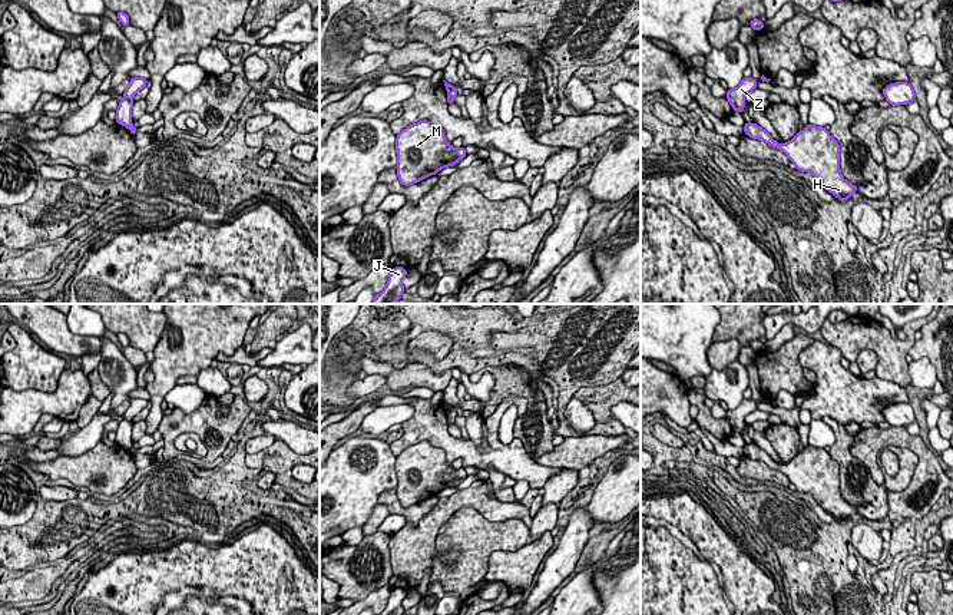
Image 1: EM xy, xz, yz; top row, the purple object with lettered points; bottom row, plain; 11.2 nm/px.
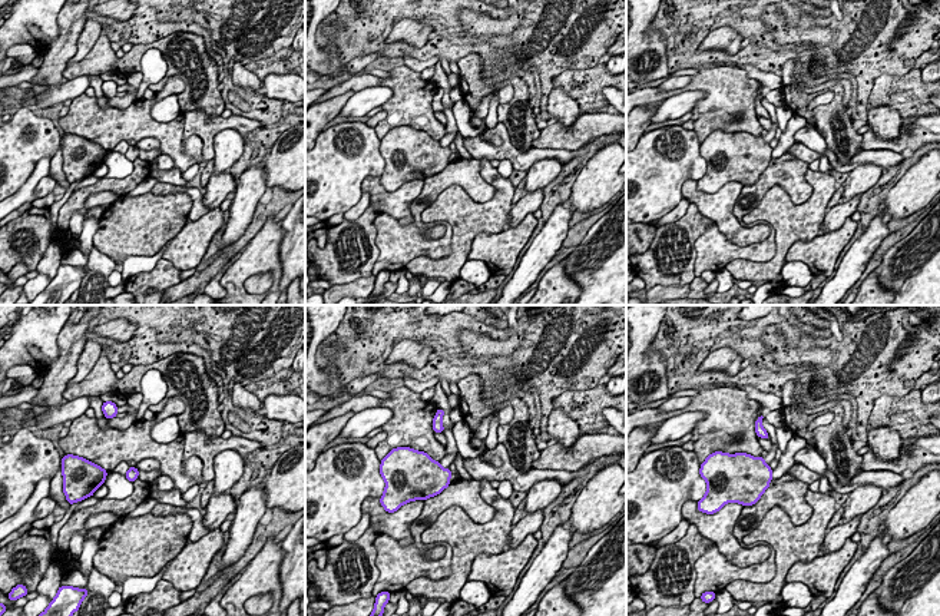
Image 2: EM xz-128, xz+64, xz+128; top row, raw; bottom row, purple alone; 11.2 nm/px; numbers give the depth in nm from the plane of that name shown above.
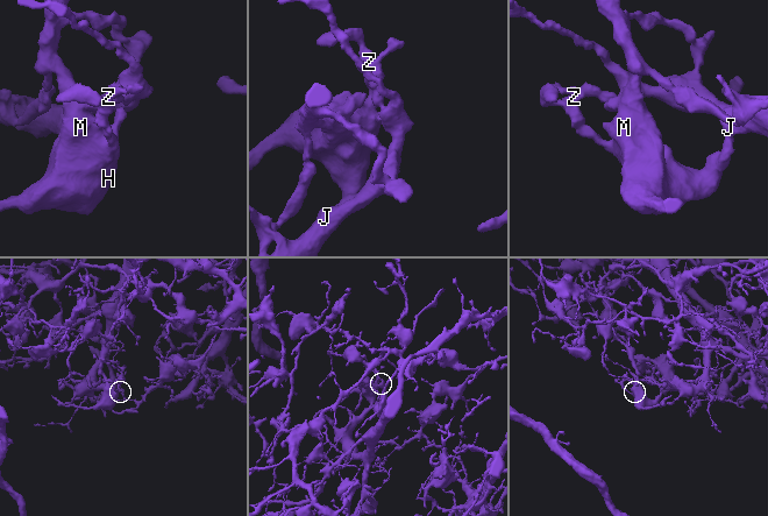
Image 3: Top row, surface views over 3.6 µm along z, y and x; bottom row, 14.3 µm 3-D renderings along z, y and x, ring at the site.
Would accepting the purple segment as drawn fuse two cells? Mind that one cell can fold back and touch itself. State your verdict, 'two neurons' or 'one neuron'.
two neurons

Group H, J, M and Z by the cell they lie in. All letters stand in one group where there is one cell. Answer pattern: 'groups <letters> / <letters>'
groups H M / J Z

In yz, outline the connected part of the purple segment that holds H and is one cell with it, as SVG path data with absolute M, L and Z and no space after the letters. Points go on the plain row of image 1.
M750 443L745 446L744 454L782 472L790 483L795 486L797 492L810 493L825 512L831 513L841 523L850 520L851 515L857 515L857 506L850 505L841 496L840 466L824 447L808 444L784 466L775 463L757 444Z

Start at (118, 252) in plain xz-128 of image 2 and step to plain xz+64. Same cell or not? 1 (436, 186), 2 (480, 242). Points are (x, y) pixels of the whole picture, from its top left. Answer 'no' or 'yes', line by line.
1: no
2: no

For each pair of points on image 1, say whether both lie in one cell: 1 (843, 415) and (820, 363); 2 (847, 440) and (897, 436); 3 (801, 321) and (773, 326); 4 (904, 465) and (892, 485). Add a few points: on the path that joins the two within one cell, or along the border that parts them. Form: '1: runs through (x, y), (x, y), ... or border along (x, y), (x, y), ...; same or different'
1: runs through (843, 402), (831, 376); same
2: border along (853, 437), (850, 452), (869, 470); different
3: runs through (794, 318), (780, 320); same
4: runs through (904, 469), (896, 480); same

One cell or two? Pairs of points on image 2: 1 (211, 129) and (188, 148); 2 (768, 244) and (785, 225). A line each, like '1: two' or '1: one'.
1: two
2: two

